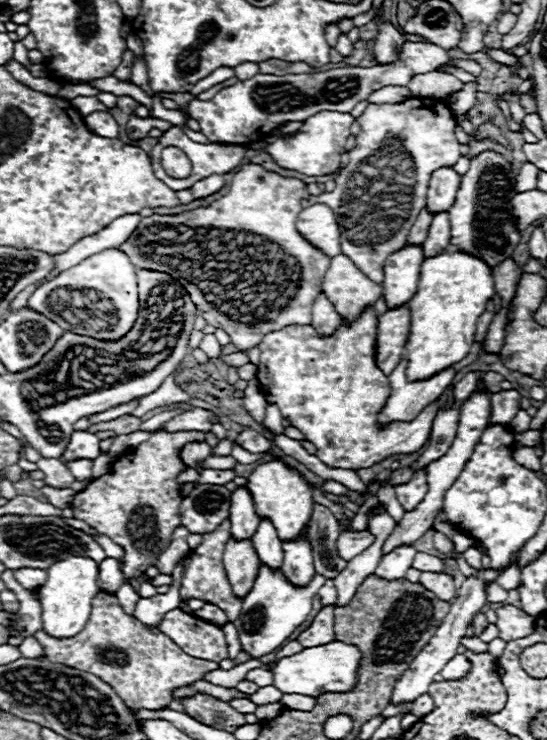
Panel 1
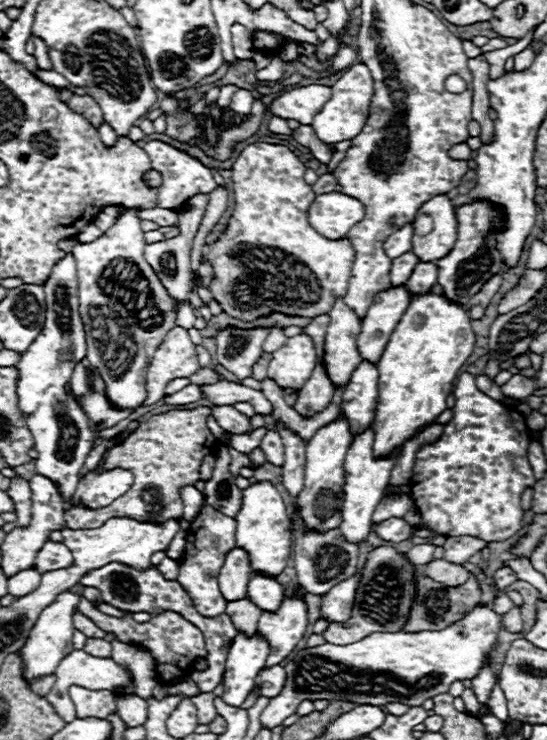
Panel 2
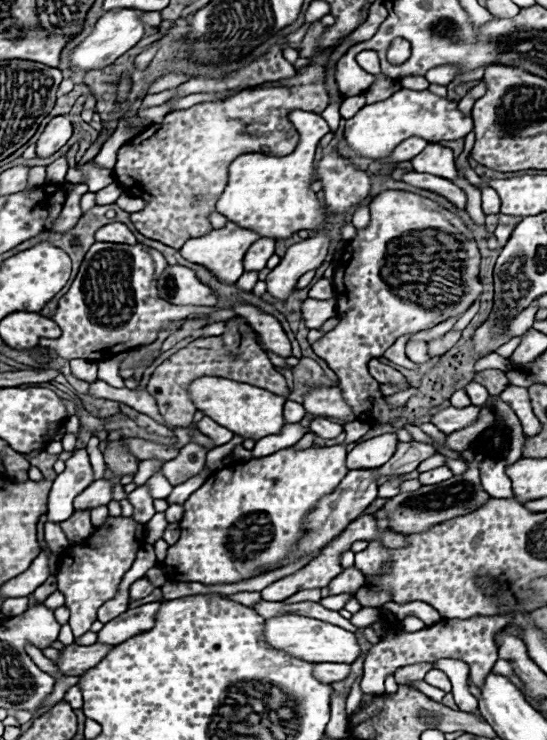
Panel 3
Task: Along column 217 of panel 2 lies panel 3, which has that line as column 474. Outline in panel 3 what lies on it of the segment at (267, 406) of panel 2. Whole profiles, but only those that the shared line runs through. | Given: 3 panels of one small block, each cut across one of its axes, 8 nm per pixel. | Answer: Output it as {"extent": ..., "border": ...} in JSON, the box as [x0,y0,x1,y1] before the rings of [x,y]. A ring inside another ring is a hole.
{"extent":[466,382,488,406],"border":[[[470,382],[466,388],[466,394],[470,396],[470,400],[472,400],[472,404],[480,404],[480,406],[484,406],[484,402],[488,400],[488,392],[486,392],[486,388],[484,386],[480,386],[480,384],[476,384],[476,382]]]}

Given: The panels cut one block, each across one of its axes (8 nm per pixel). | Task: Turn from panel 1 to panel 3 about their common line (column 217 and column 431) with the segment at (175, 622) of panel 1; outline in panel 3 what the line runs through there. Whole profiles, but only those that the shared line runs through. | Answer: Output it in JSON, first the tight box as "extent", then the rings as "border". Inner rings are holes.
{"extent":[360,614,510,692],"border":[[[384,614],[382,622],[386,624],[384,636],[378,644],[370,648],[370,652],[366,652],[364,658],[364,676],[360,682],[362,692],[384,692],[384,678],[388,674],[394,674],[396,668],[416,662],[434,662],[440,658],[460,658],[468,662],[472,686],[482,688],[482,680],[488,676],[494,662],[498,660],[494,634],[508,626],[510,616],[474,616],[468,620],[440,620],[418,632],[402,630],[400,622],[392,614]]]}

